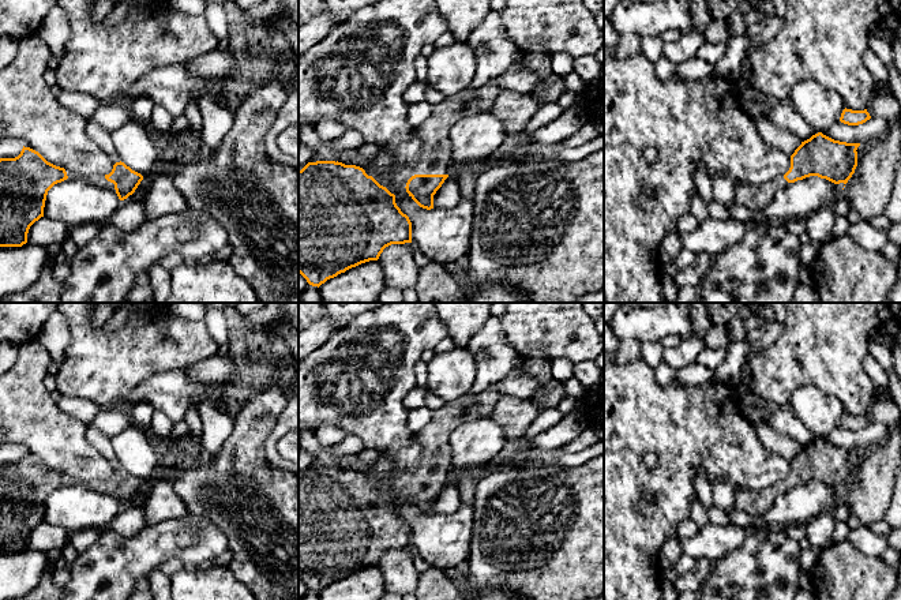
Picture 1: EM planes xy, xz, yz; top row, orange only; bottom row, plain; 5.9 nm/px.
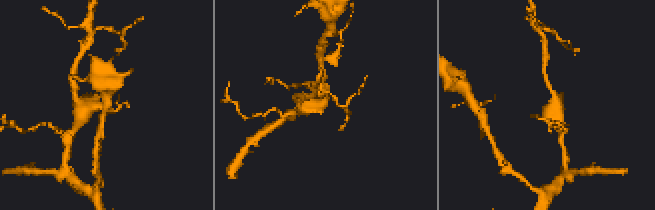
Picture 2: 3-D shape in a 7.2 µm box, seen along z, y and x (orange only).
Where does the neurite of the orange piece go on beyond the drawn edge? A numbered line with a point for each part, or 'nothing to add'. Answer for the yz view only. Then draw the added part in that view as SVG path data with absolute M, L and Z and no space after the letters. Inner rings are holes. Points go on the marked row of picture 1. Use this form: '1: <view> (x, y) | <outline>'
1: yz (755, 198) | M784 175L758 187L748 184L735 184L733 205L746 206L761 215L776 192L788 184L789 183L784 179Z

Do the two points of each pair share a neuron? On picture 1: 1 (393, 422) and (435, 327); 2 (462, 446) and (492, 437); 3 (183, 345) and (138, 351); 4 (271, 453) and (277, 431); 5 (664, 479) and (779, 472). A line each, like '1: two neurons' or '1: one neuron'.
1: one neuron
2: one neuron
3: one neuron
4: one neuron
5: one neuron

